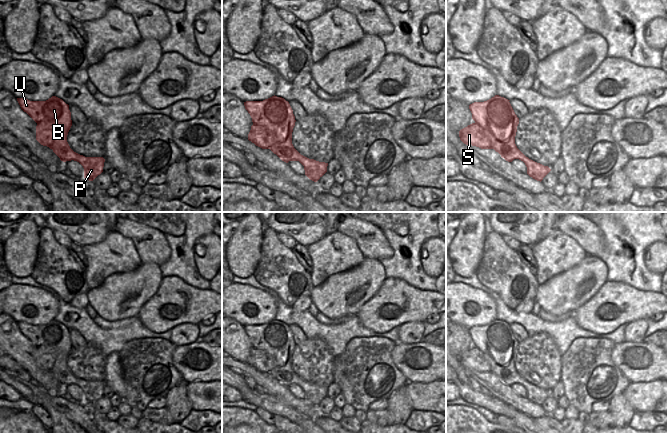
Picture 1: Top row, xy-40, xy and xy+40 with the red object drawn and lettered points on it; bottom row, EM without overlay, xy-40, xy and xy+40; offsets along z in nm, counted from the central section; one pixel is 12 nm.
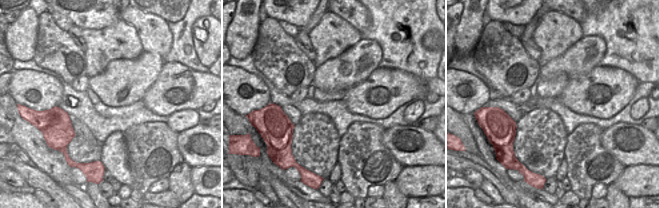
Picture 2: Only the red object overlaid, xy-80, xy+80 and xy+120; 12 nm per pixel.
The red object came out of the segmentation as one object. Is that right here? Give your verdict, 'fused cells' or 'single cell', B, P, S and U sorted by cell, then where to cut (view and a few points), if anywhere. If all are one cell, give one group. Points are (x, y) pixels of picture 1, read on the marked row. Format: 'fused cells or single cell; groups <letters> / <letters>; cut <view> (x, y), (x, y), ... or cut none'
fused cells; groups B P U / S; cut xy-40 (40, 121), (51, 121), (57, 125), (57, 136), (47, 146)

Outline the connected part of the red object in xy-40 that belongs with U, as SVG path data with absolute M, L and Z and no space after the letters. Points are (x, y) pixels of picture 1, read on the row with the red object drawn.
M52 96L46 101L30 101L17 98L21 109L26 112L37 124L52 122L58 125L57 137L47 146L60 158L61 161L77 161L84 168L84 178L93 181L103 172L105 159L103 157L85 157L74 152L68 142L67 135L72 126L69 105L62 99Z

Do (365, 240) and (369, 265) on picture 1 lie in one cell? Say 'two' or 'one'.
two

